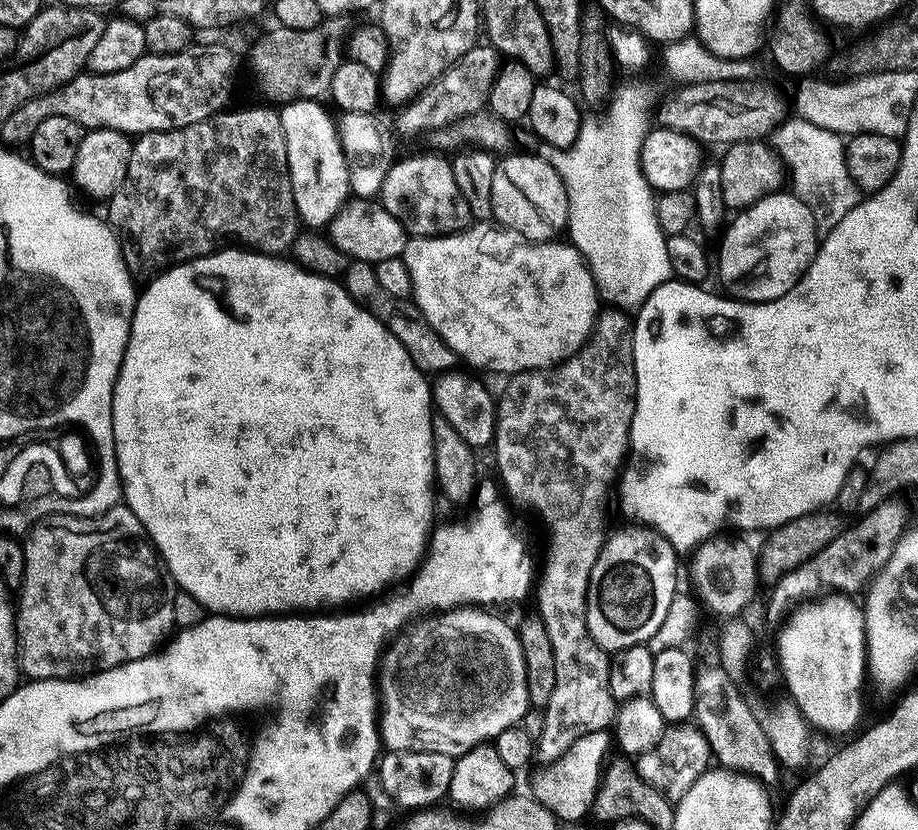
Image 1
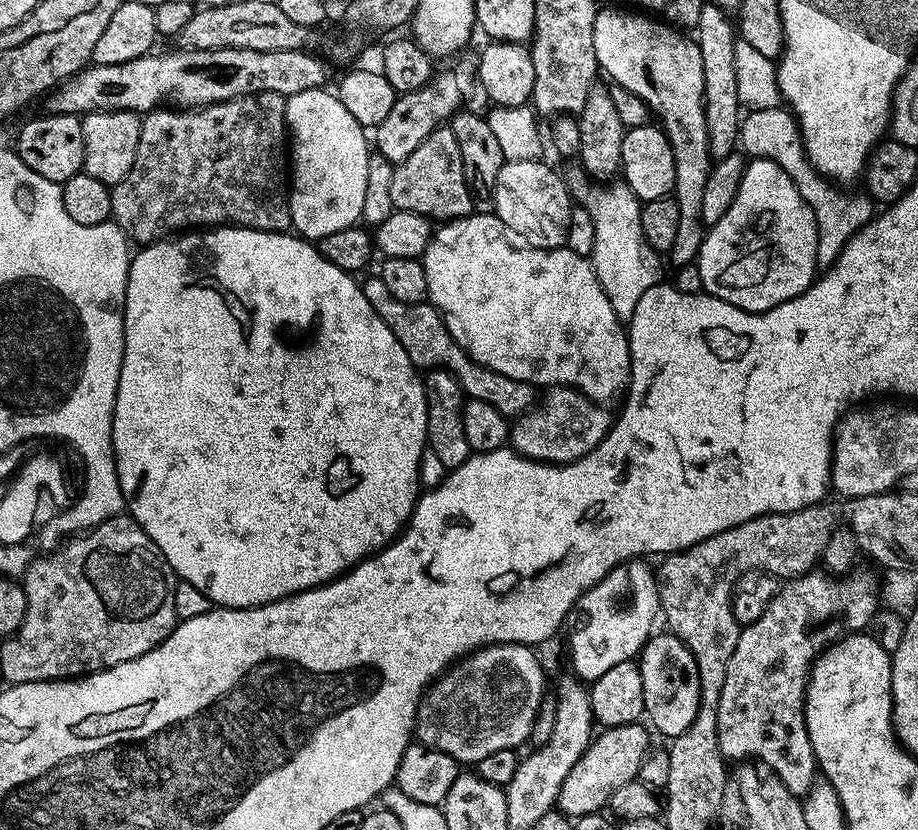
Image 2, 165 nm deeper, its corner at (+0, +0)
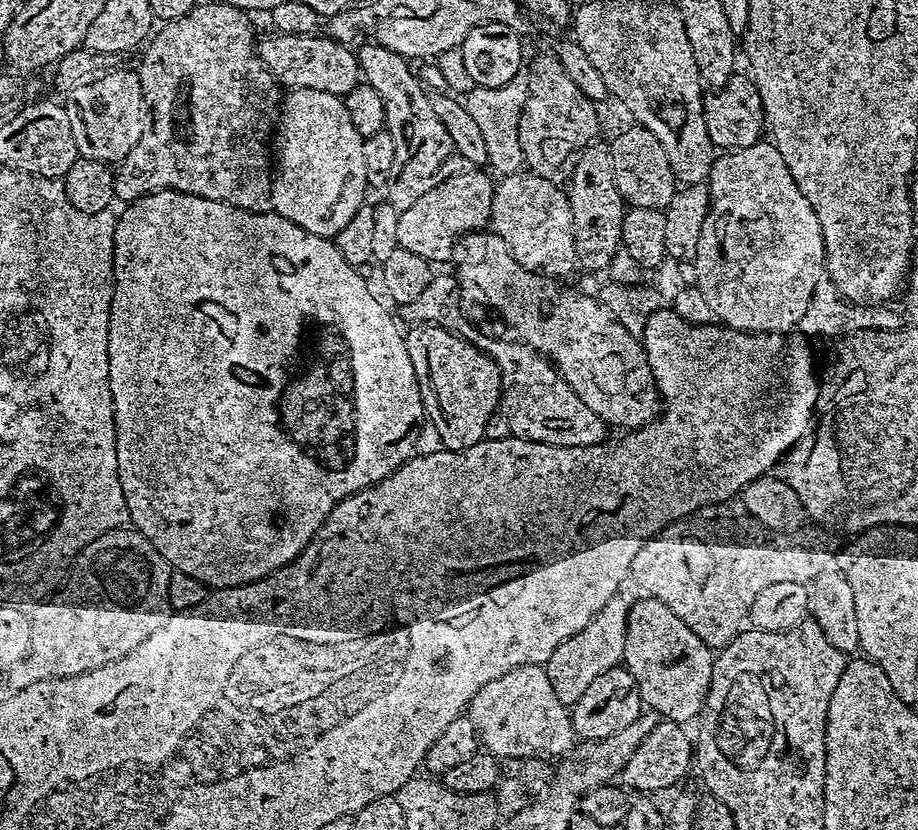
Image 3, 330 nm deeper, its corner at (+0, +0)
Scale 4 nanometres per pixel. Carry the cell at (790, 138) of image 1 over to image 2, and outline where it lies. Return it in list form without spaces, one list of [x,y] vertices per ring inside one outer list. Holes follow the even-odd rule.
[[[779,106],[770,109],[749,111],[742,119],[740,126],[739,145],[741,149],[752,158],[770,159],[786,170],[791,180],[798,187],[798,192],[811,207],[815,216],[816,229],[818,230],[818,250],[816,251],[816,264],[819,269],[830,267],[840,256],[845,242],[857,230],[857,225],[867,223],[867,215],[875,213],[875,203],[869,197],[846,196],[839,187],[821,176],[808,161],[805,154],[804,143],[801,141],[800,128],[795,117],[789,109]],[[874,210],[874,211],[873,211]],[[862,213],[868,213],[865,216]],[[848,222],[853,224],[846,224]]]

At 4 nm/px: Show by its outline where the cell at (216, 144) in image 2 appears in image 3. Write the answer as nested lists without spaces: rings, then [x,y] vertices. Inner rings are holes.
[[[226,2],[212,4],[209,8],[197,7],[186,18],[182,18],[176,25],[176,33],[168,44],[168,49],[160,56],[156,69],[152,72],[152,84],[147,85],[146,91],[150,101],[150,131],[143,144],[139,144],[128,159],[123,161],[118,175],[115,177],[117,201],[128,200],[135,202],[151,195],[152,192],[181,192],[198,198],[206,198],[214,202],[228,204],[232,208],[241,208],[244,212],[267,212],[272,208],[272,185],[274,183],[274,133],[278,128],[280,110],[282,107],[282,88],[277,84],[272,72],[264,63],[258,51],[258,40],[252,33],[253,17],[243,8],[235,8]]]

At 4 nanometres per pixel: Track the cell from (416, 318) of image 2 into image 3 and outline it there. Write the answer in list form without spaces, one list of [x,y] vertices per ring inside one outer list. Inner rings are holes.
[[[433,275],[430,286],[426,286],[426,291],[420,297],[414,298],[414,302],[409,304],[399,305],[398,316],[399,312],[401,316],[399,316],[399,319],[401,321],[409,320],[407,323],[412,326],[417,324],[436,324],[440,328],[447,330],[447,332],[455,332],[468,339],[474,347],[482,350],[495,362],[500,371],[500,406],[498,412],[499,415],[506,418],[506,422],[510,422],[512,435],[530,442],[542,442],[543,444],[562,446],[563,448],[594,446],[595,444],[605,443],[607,436],[604,435],[610,432],[609,425],[605,424],[602,418],[598,418],[598,414],[594,414],[594,410],[590,406],[586,406],[586,402],[582,398],[578,398],[574,394],[574,390],[570,390],[568,383],[560,377],[559,368],[550,363],[545,356],[541,356],[539,352],[532,351],[528,344],[515,338],[499,340],[496,336],[487,336],[478,325],[471,324],[468,321],[467,314],[460,309],[461,281],[455,275],[452,276]]]

